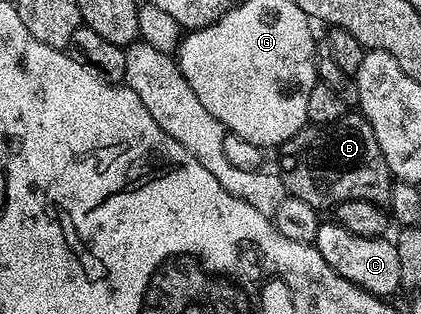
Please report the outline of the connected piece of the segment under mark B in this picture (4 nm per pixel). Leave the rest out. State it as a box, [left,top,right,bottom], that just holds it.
[278,114,394,206]

